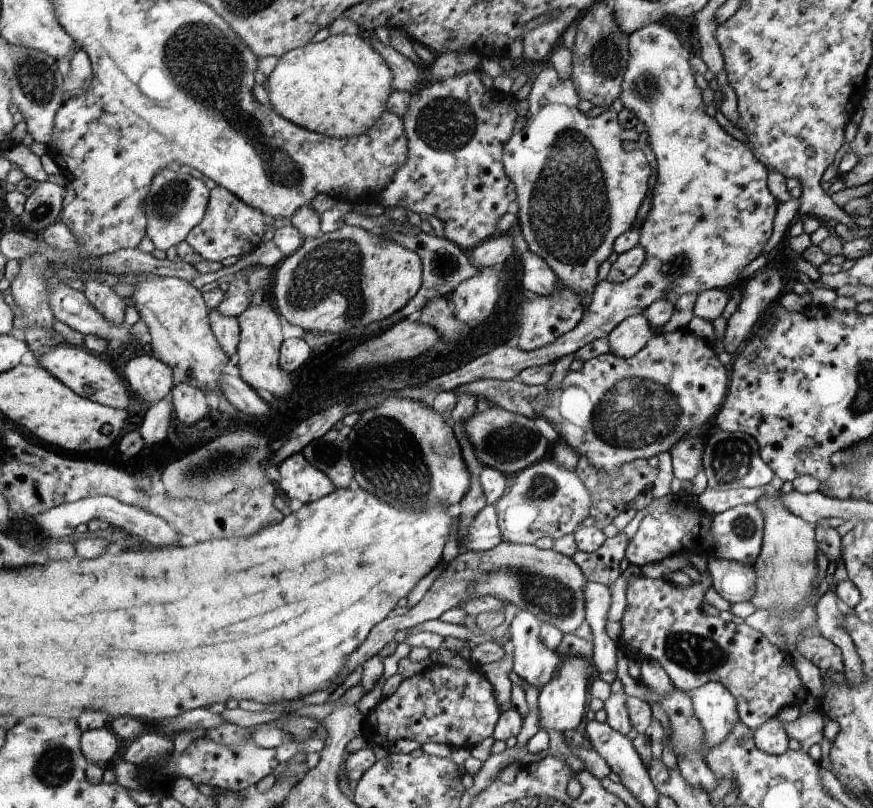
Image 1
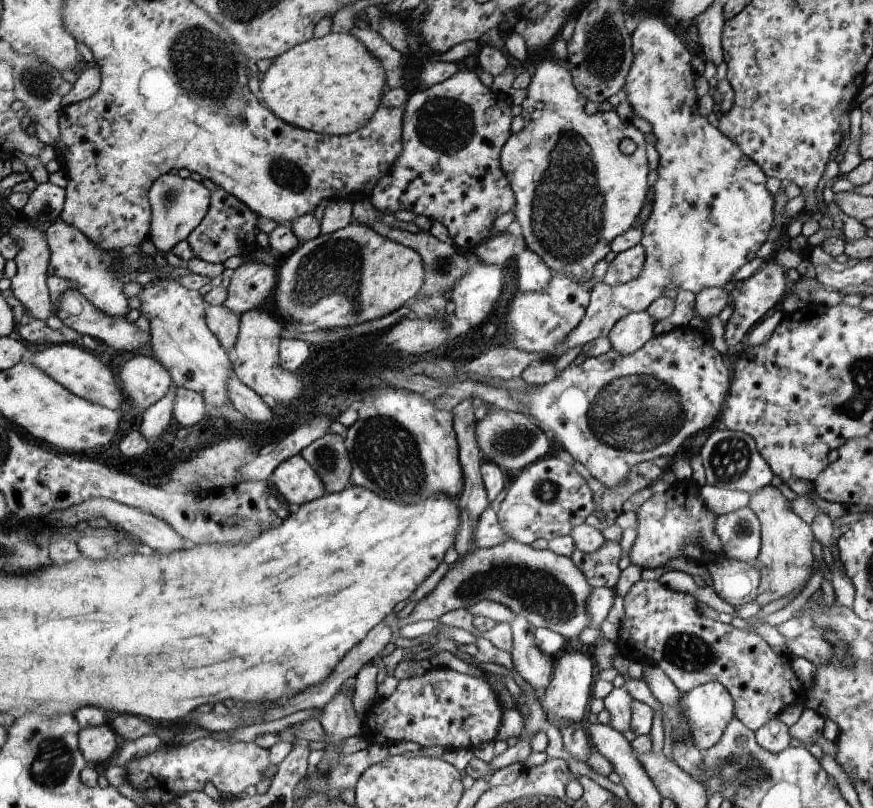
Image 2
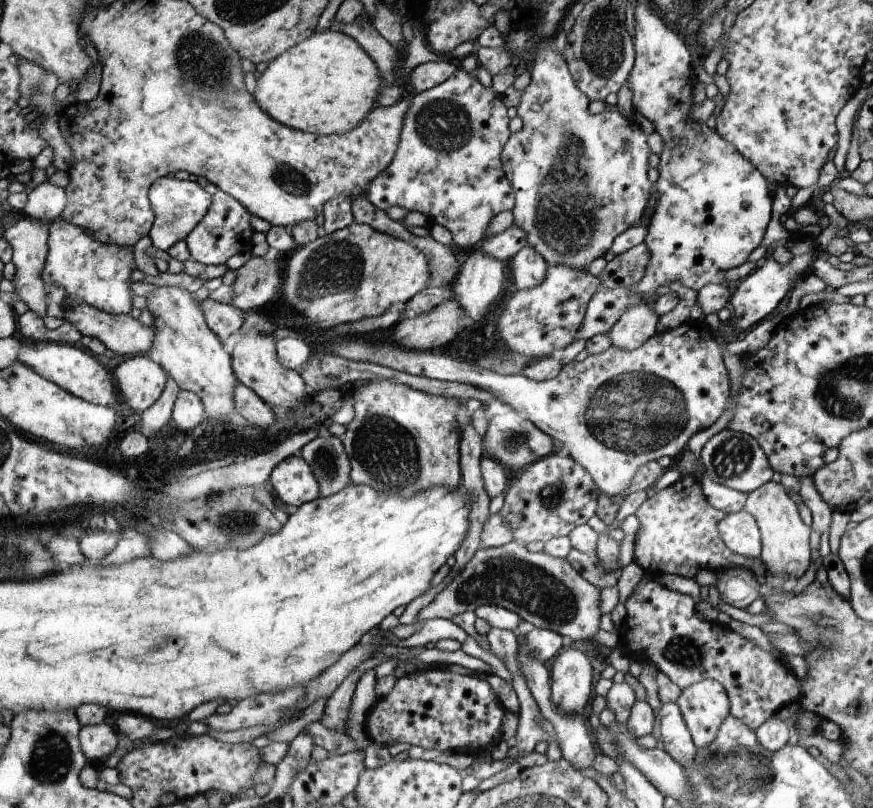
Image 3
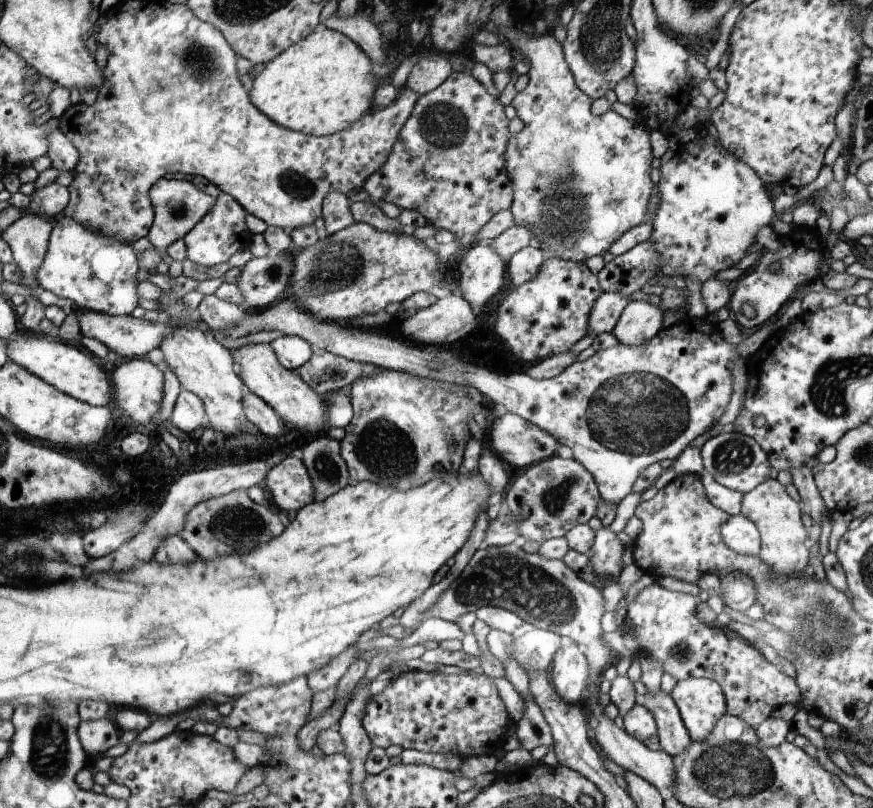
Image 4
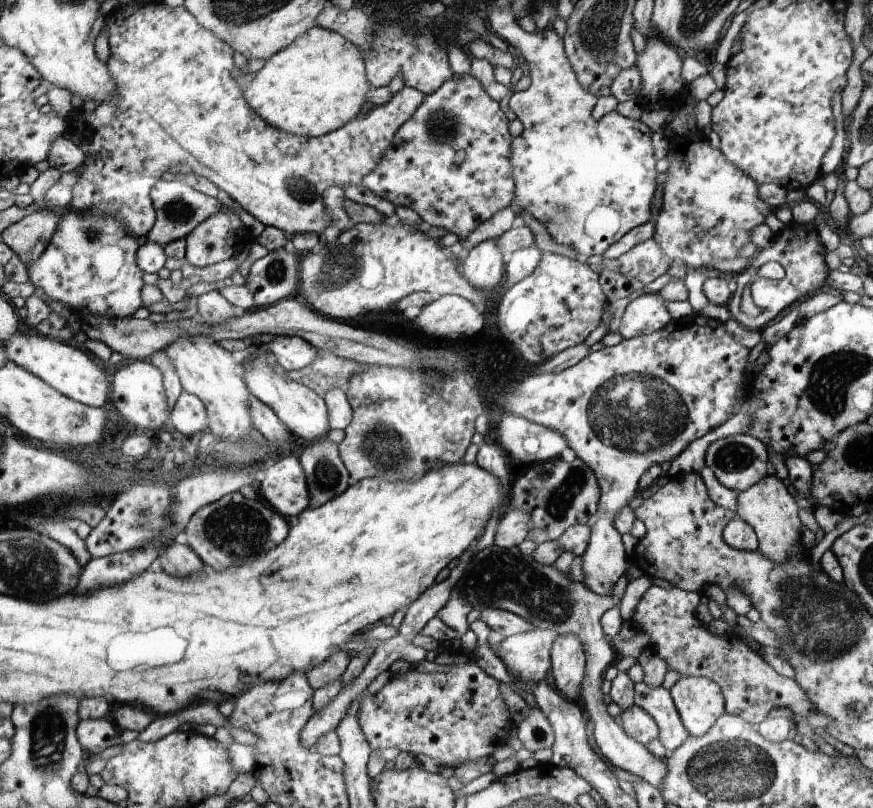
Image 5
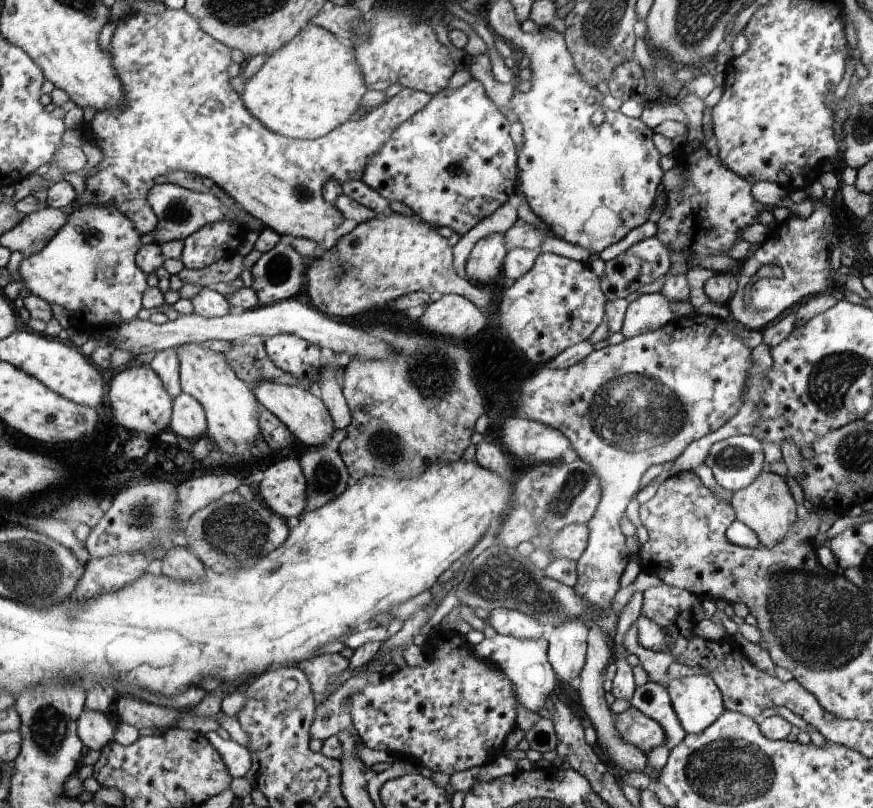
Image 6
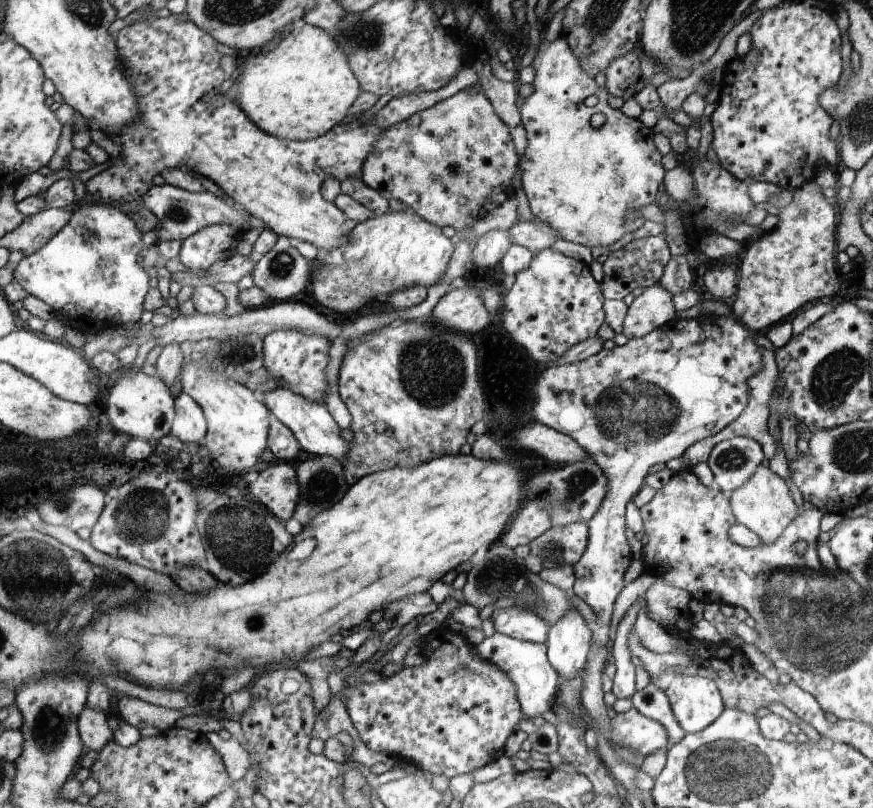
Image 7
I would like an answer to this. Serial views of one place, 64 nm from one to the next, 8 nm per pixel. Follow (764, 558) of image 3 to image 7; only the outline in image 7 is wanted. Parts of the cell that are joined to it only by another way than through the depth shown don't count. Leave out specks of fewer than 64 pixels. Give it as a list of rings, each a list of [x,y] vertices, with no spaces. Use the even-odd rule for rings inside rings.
[[[759,464],[753,476],[749,476],[749,480],[743,486],[729,494],[729,502],[735,516],[735,524],[741,524],[759,534],[763,544],[777,542],[777,538],[781,538],[781,534],[785,532],[785,526],[789,526],[789,522],[793,522],[797,514],[797,506],[791,500],[785,482],[777,474],[773,474],[765,464]]]

